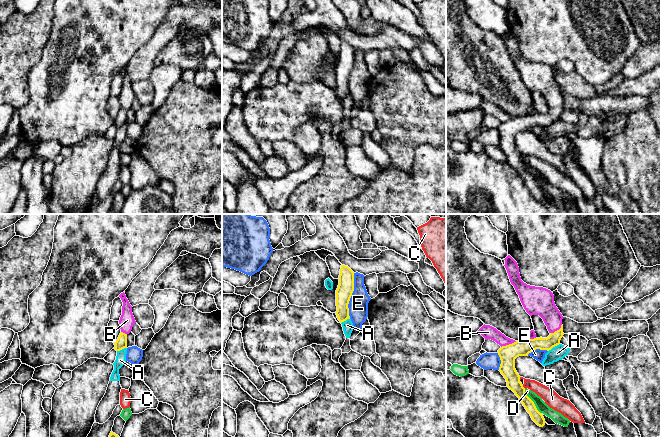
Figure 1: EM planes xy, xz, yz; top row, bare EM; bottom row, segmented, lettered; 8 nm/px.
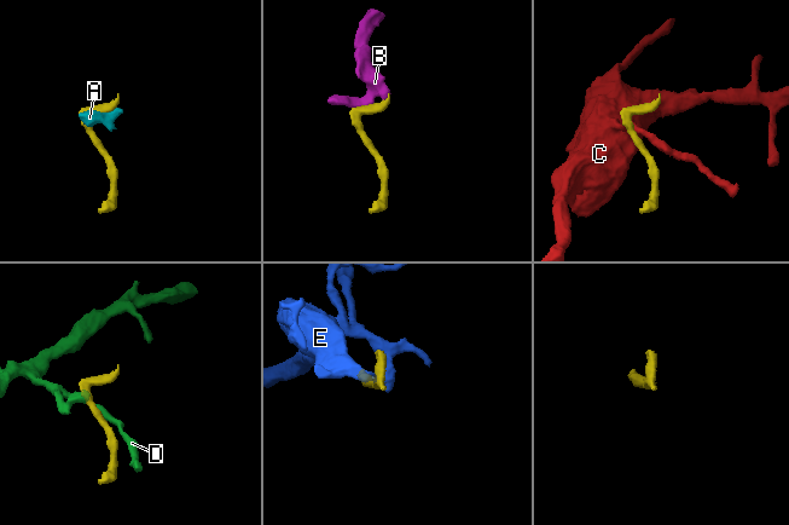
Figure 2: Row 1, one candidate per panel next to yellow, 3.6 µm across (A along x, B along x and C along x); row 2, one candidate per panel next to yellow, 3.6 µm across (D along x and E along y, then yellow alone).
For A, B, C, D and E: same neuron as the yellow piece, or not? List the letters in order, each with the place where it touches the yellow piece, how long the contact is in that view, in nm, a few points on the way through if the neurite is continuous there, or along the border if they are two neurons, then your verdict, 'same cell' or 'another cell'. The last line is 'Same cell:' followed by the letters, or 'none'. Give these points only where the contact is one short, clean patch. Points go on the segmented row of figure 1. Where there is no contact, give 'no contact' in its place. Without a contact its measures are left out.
A: meets yellow in yz at (553, 346); contact 120 nm long; border along yz (559, 343), (548, 351); another cell
B: meets yellow in yz at (509, 344); contact 140 nm long; same cell
C: meets yellow in yz at (523, 387); contact 40 nm long; border along yz (522, 385), (525, 388); another cell
D: meets yellow in yz at (532, 401); contact 240 nm long; border along yz (524, 389), (524, 392), (541, 413); another cell
E: meets yellow in xz at (351, 295); contact 380 nm long; border along xz (354, 273), (354, 290), (348, 304), (349, 318); another cell
Same cell: B

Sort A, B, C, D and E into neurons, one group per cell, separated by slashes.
A / B / C / D / E

